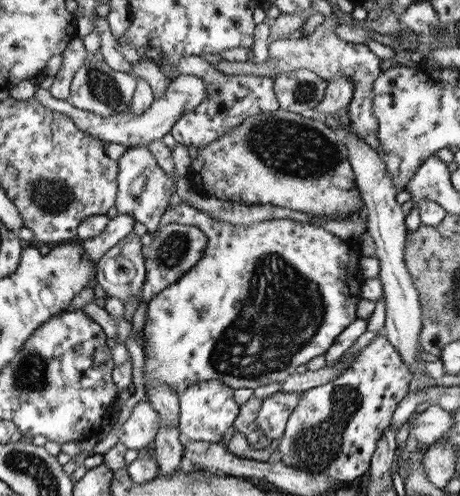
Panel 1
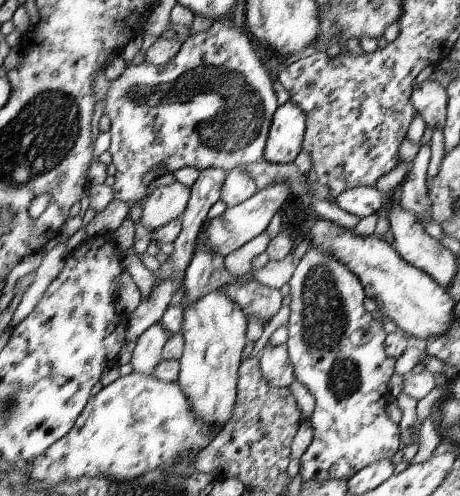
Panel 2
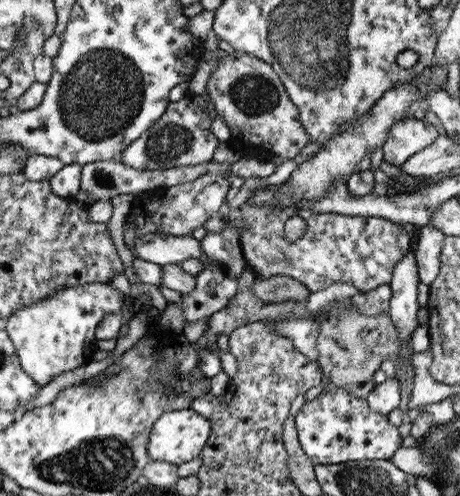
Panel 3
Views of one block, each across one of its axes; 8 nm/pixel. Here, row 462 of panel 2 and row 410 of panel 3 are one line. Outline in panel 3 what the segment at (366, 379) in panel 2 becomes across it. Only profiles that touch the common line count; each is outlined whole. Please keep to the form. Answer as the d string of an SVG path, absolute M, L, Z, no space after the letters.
M345 388L321 392L321 396L303 404L295 416L297 442L313 466L339 466L341 462L391 460L401 448L399 430L387 422L387 414L373 412L365 398L355 398Z

